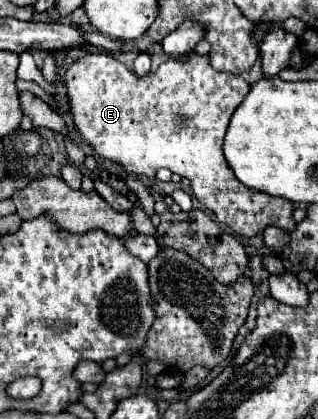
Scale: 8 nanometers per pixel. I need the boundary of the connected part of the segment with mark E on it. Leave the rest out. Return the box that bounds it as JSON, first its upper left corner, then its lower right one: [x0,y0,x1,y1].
[66,50,296,238]

